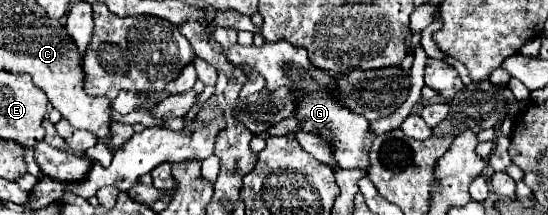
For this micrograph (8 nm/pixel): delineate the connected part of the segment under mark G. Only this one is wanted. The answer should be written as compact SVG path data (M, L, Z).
M278 40L278 42L264 42L262 46L240 46L234 44L230 50L224 50L226 58L234 62L234 66L244 68L250 66L254 68L260 76L266 80L266 88L270 92L278 90L280 86L288 86L296 94L296 110L294 118L300 124L300 130L308 134L316 134L324 138L334 154L334 160L342 168L358 168L368 172L370 168L370 148L374 140L374 132L370 130L370 122L364 116L358 116L344 104L336 100L336 94L328 86L336 86L336 78L330 76L326 70L314 68L312 62L308 60L308 54L304 48L292 46L288 40Z

